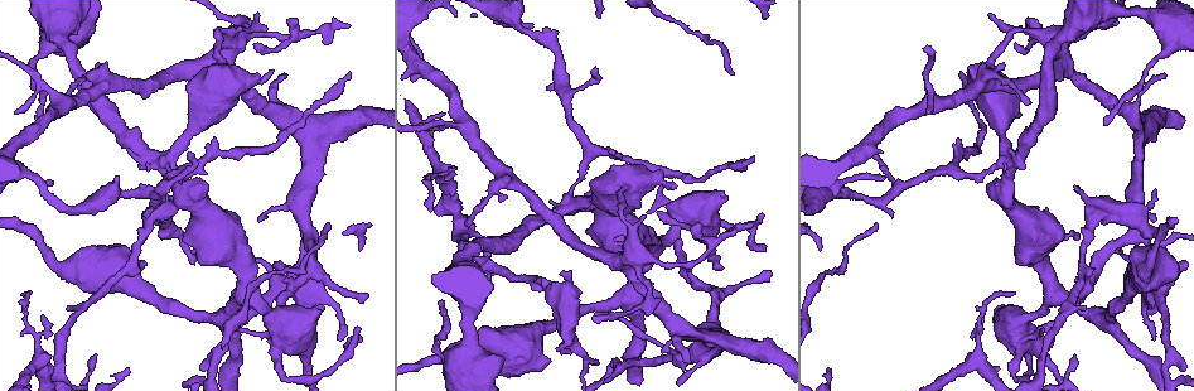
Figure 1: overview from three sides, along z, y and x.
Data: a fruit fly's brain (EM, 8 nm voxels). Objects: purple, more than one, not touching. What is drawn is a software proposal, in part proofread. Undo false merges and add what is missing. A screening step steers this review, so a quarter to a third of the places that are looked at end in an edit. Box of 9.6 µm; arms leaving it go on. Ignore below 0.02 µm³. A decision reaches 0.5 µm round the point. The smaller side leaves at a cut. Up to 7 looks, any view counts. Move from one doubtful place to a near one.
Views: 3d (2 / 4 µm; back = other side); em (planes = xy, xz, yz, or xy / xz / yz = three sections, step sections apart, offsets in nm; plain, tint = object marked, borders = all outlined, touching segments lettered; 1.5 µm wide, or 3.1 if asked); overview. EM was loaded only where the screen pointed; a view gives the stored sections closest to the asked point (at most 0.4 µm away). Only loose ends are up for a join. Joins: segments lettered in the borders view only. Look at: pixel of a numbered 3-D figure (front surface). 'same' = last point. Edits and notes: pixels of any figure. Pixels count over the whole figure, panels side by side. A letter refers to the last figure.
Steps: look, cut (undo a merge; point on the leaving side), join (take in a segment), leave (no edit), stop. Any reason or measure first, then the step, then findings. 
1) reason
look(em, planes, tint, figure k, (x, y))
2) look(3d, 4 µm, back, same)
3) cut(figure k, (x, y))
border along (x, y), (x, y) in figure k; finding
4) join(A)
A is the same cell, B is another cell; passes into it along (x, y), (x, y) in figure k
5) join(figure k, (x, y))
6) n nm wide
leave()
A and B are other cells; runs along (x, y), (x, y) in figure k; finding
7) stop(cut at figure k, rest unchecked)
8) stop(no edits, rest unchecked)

sudden change in width
look(em, planes, borders, figure 1, (1162, 304))

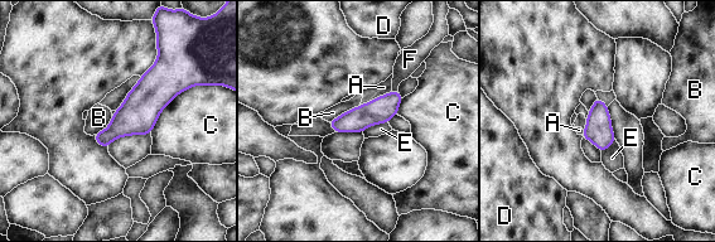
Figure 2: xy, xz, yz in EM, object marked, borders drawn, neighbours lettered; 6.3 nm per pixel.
C touches over 420 nm
leave()
A, B, C, D, E and F are other cells; one neuron here

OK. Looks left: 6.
look(em, yz, step 8, borders, figure 1, (724, 198))

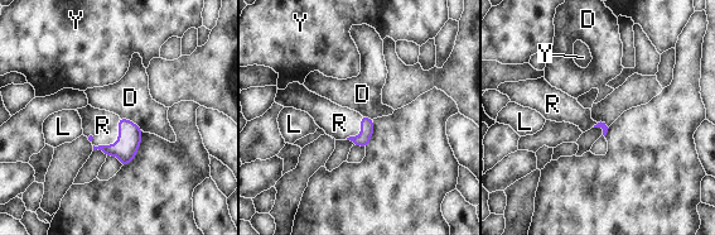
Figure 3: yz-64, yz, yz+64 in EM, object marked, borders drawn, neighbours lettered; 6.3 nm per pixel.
join(R)
R is the same cell, D, L and Y are other cells; passes into it along (130, 135), (117, 139), (102, 125) in figure 3; the neuron continues

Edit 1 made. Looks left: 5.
thin end
look(em, xz, step 4, tint, figure 1, (469, 225))

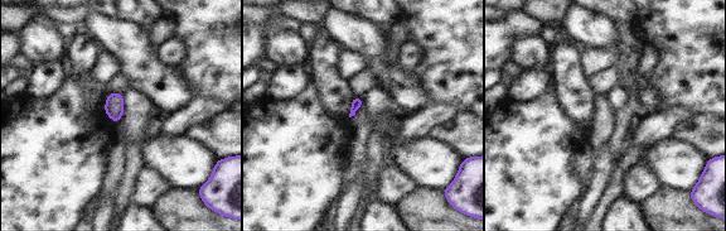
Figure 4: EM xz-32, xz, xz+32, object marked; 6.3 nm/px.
look(em, planes, borders, same)

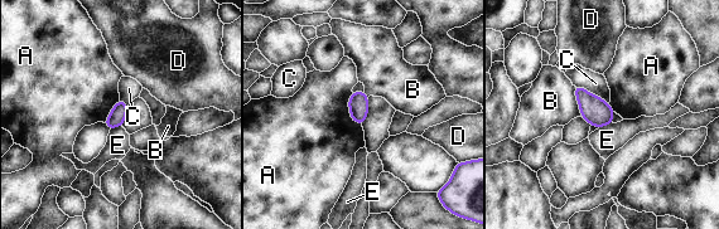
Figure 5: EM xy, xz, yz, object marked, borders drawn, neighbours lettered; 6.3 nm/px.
C touches over 260 nm
leave()
A, B, C, D and E are other cells; border along (352, 92), (348, 113), (361, 125) in figure 5; none of them fits

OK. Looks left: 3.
stop(join at figure 3, rest unchecked)

